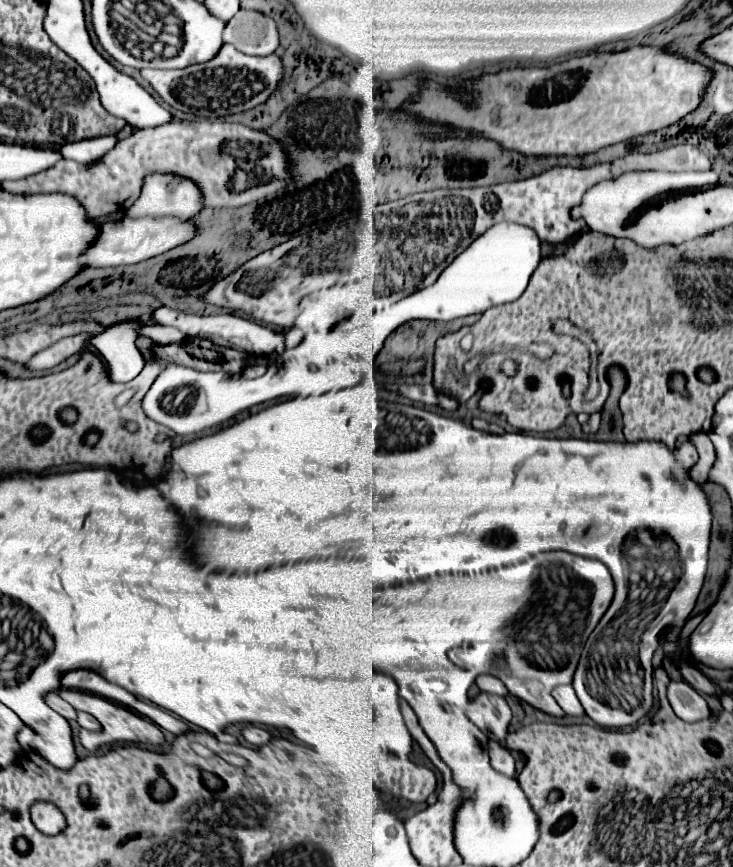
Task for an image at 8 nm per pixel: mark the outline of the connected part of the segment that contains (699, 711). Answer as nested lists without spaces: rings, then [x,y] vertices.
[[[670,682],[668,700],[676,716],[682,718],[684,722],[698,722],[710,716],[706,700],[684,682]]]

